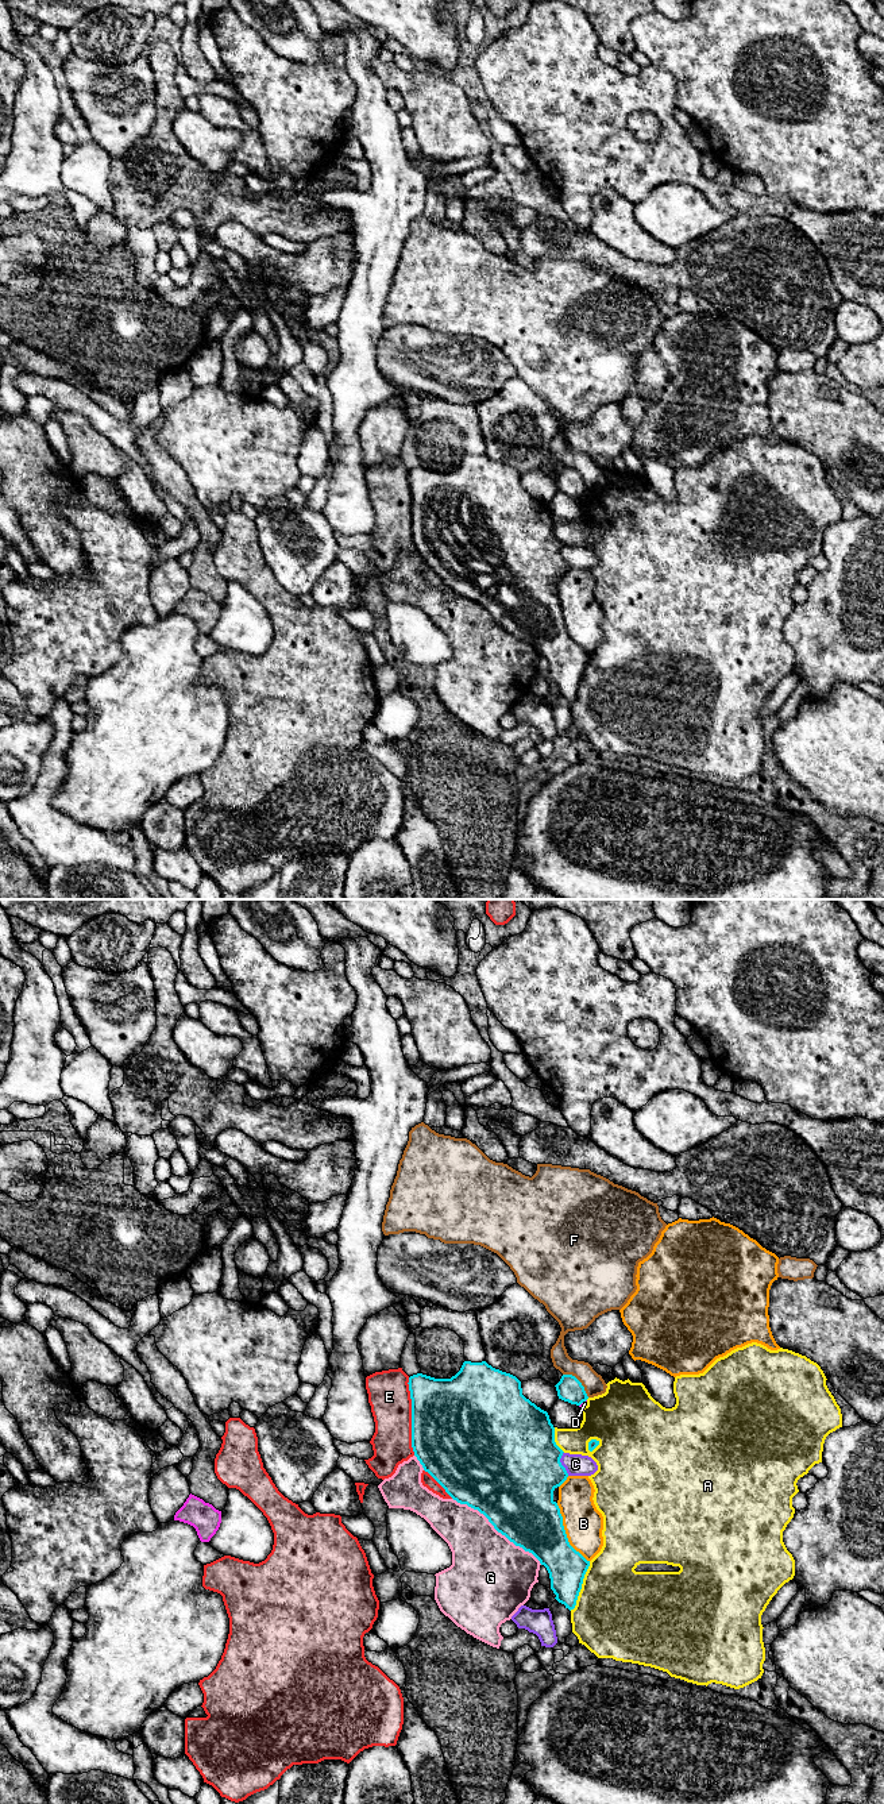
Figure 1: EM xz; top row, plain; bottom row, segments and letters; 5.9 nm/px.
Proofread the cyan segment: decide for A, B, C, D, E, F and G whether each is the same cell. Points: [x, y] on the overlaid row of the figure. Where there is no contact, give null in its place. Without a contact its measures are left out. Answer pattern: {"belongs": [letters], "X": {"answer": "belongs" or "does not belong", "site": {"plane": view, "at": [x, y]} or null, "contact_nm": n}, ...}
{"belongs": [], "A": {"answer": "does not belong", "site": {"plane": "xz", "at": [581, 1587]}, "contact_nm": 320}, "B": {"answer": "does not belong", "site": {"plane": "xz", "at": [564, 1533]}, "contact_nm": 400}, "C": {"answer": "does not belong", "site": {"plane": "xz", "at": [560, 1464]}, "contact_nm": 150}, "D": {"answer": "does not belong", "site": {"plane": "xz", "at": [582, 1402]}, "contact_nm": 60}, "E": {"answer": "does not belong", "site": {"plane": "xz", "at": [412, 1417]}, "contact_nm": 460}, "F": {"answer": "does not belong", "site": {"plane": "xz", "at": [579, 1382]}, "contact_nm": 220}, "G": {"answer": "does not belong", "site": {"plane": "xz", "at": [497, 1530]}, "contact_nm": 650}}

